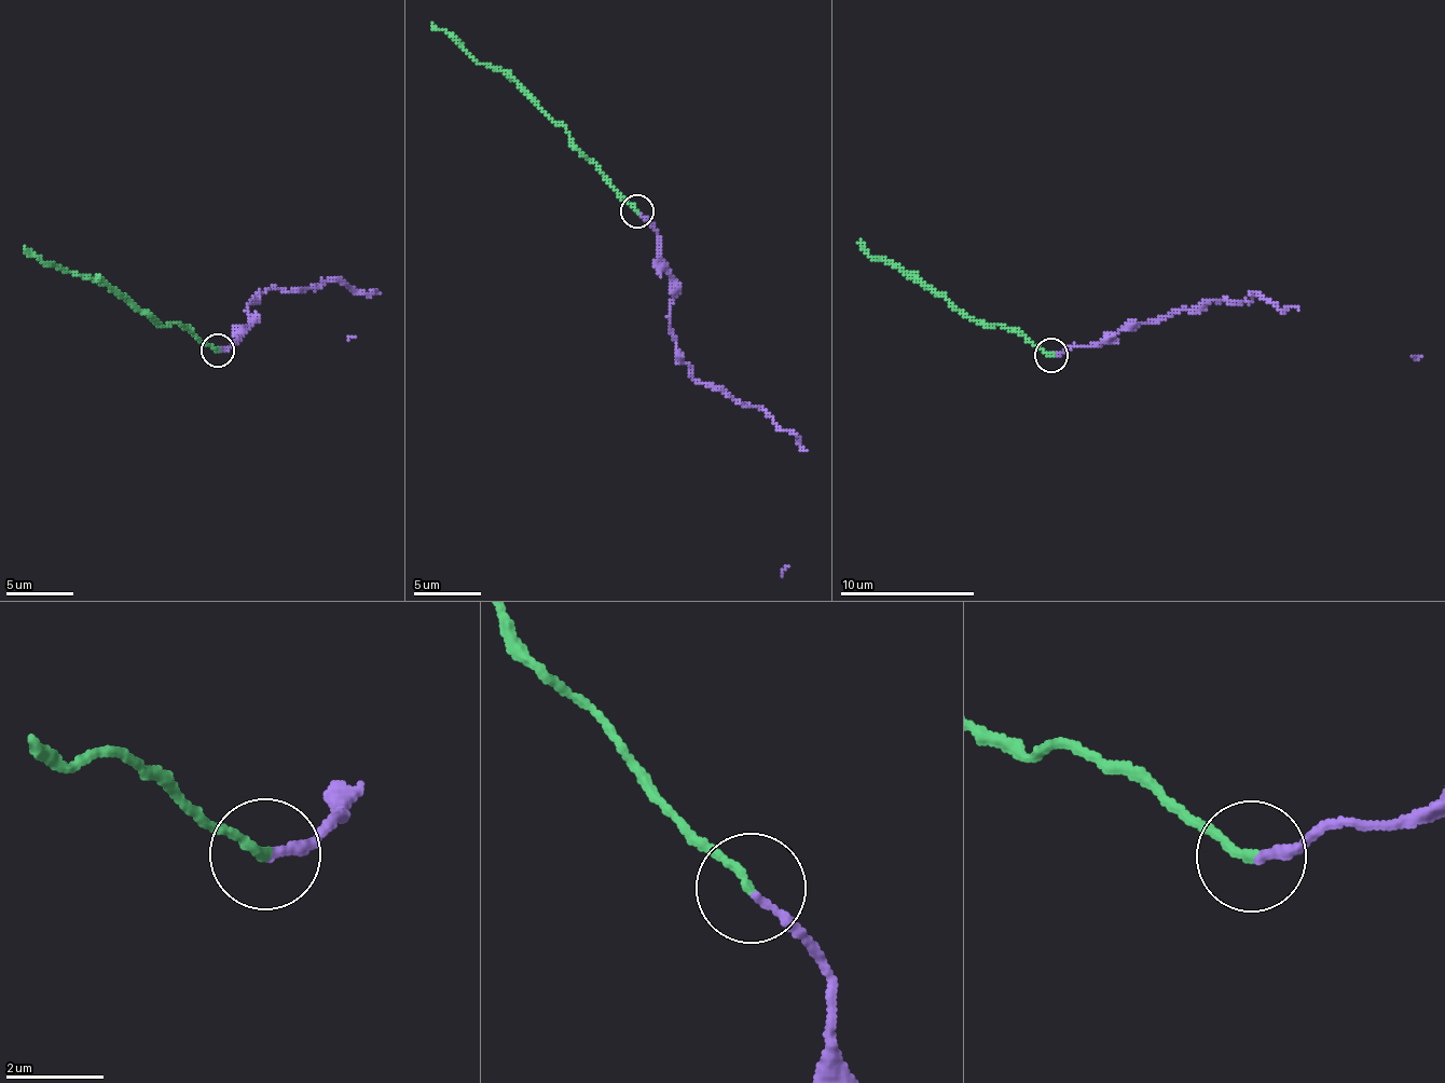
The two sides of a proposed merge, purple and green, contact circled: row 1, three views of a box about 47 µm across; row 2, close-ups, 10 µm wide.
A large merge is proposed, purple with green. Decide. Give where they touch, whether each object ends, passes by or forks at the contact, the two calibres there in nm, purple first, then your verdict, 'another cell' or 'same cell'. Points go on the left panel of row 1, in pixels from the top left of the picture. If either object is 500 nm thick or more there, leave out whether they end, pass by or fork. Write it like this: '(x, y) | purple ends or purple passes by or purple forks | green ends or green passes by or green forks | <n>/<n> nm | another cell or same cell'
(218, 351) | purple ends | green ends | 180/200 nm | another cell

